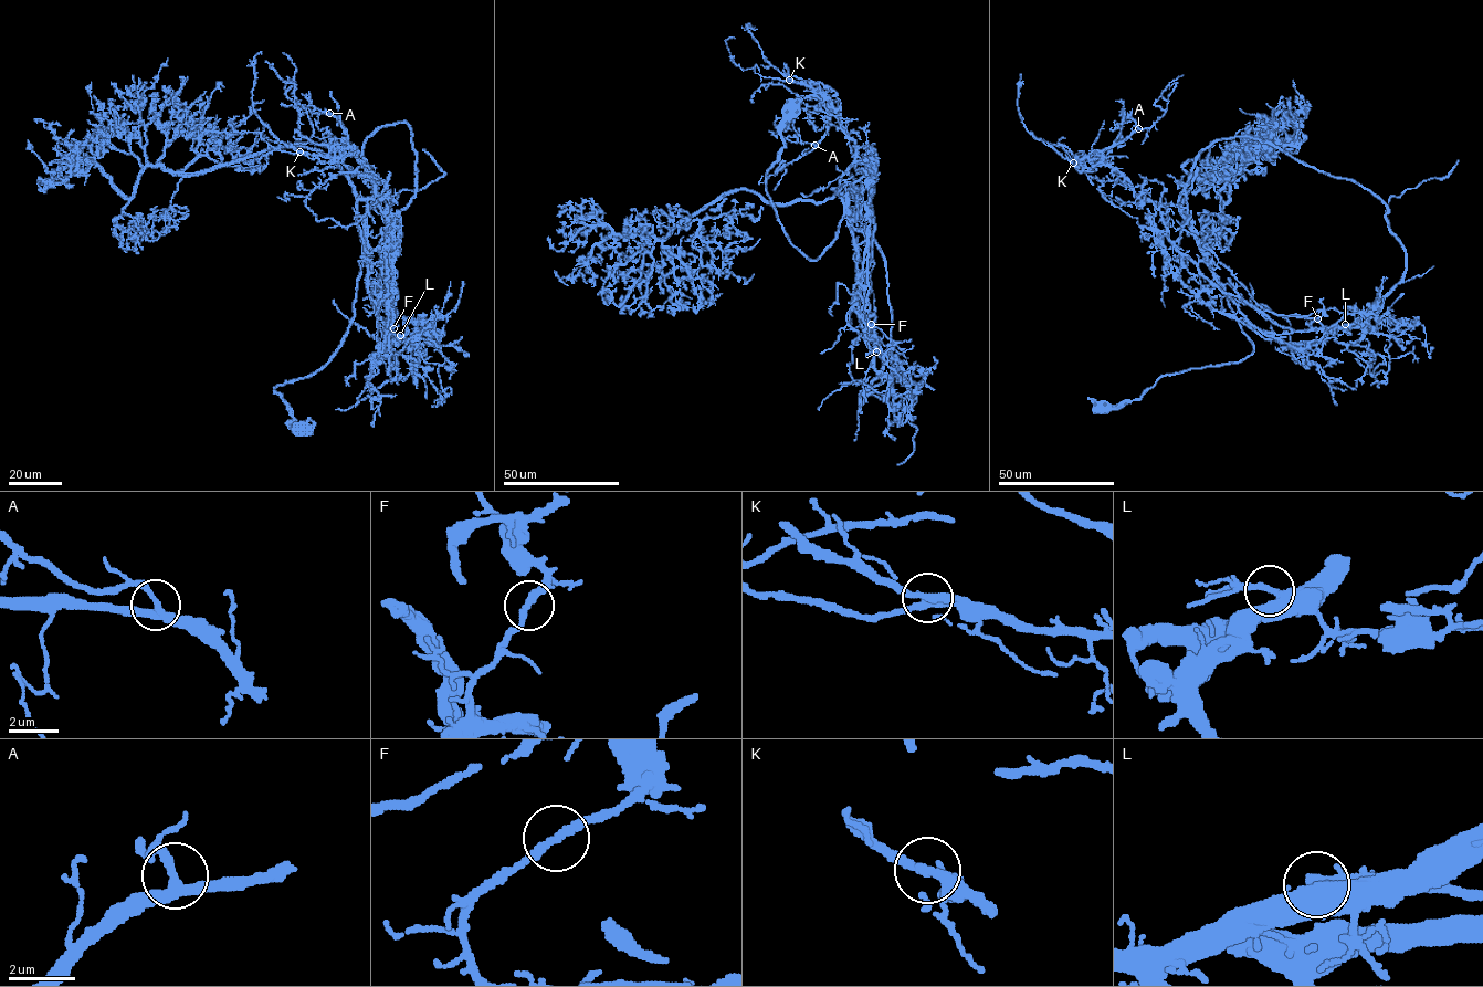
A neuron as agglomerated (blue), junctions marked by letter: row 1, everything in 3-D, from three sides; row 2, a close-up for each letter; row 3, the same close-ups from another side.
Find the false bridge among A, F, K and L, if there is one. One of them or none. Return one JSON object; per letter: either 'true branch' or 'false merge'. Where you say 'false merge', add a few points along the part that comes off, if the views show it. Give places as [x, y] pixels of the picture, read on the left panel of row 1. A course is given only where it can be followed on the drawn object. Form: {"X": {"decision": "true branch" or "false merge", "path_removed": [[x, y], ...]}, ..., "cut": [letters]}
{"A": {"decision": "true branch"}, "F": {"decision": "false merge", "path_removed": [[393, 327], [386, 343], [368, 292], [372, 180], [361, 147], [380, 126], [410, 128]]}, "K": {"decision": "true branch"}, "L": {"decision": "true branch"}, "cut": ["F"]}

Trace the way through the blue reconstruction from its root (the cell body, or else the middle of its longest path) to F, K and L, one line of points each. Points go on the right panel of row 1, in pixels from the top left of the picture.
F: (1105, 407), (1254, 350), (1203, 253), (1218, 285), (1265, 318), (1310, 331), (1317, 318)
K: (1105, 407), (1138, 399), (1165, 375), (1239, 363), (1254, 346), (1184, 211), (1140, 199), (1110, 167), (1073, 163)
L: (1105, 407), (1254, 350), (1203, 253), (1218, 285), (1265, 318), (1345, 324)

